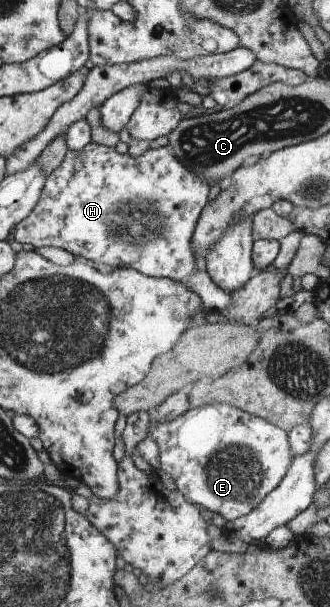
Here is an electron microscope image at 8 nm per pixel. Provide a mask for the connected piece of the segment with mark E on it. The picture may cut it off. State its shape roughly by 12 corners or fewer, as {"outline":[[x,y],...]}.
{"outline":[[228,404],[146,424],[161,468],[228,521],[275,491],[289,431]]}

